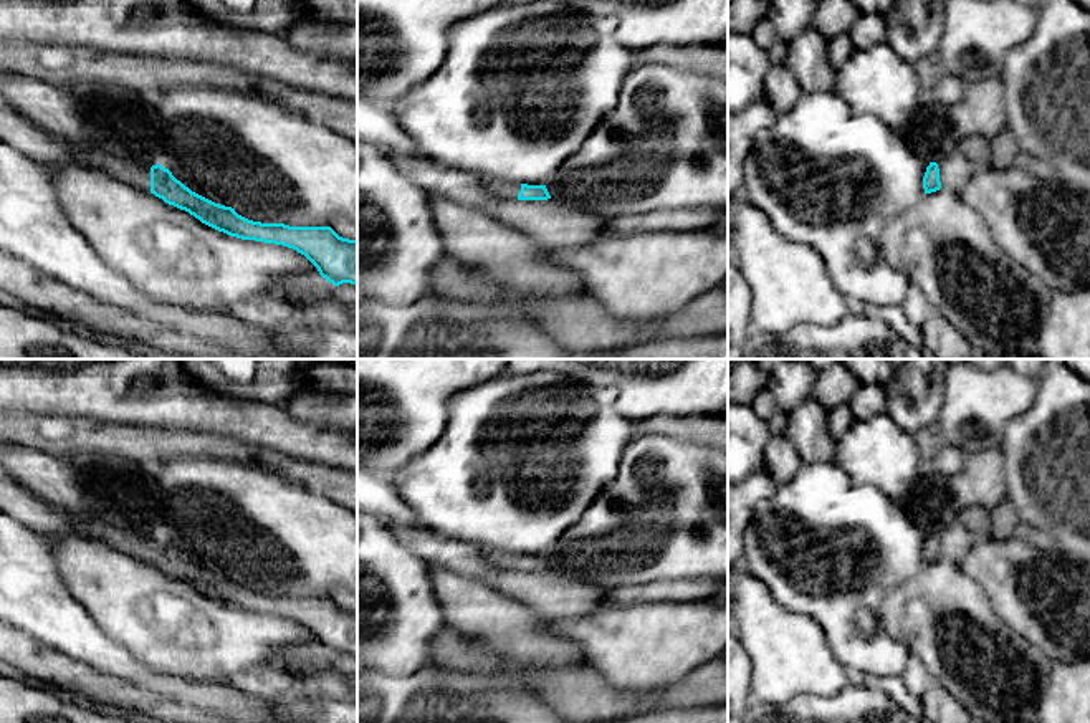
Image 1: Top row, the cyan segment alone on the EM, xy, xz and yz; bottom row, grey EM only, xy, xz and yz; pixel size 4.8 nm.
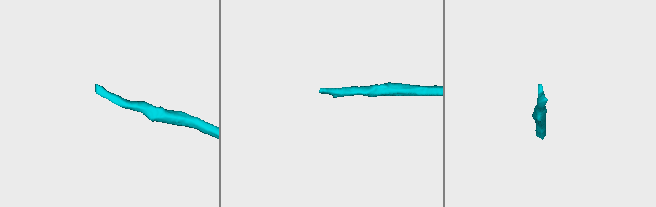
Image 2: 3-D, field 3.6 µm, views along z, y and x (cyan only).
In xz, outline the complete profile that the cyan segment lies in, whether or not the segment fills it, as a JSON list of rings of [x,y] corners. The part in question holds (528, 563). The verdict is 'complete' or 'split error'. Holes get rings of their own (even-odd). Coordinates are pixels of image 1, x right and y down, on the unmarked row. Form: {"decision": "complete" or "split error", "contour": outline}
{"decision": "split error", "contour": [[[483,549],[483,556],[498,569],[513,571],[547,571],[551,569],[546,556],[508,554],[498,549]]]}

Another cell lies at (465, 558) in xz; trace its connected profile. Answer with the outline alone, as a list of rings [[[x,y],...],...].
[[[399,526],[400,543],[428,564],[485,582],[500,569],[483,556],[483,546],[461,538],[443,538],[422,526]]]

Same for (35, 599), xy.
[[[0,510],[0,620],[79,663],[124,678],[151,692],[165,693],[189,706],[225,713],[238,723],[271,723],[271,701],[248,695],[230,683],[192,683],[187,678],[154,672],[141,663],[124,645],[109,639],[73,597],[45,538],[13,520],[3,510]]]

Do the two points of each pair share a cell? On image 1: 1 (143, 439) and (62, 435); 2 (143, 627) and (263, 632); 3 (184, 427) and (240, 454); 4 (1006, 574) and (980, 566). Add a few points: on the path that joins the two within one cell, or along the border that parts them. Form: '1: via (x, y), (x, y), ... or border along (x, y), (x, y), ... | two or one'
1: via (123, 439), (81, 439) | one
2: via (172, 627), (181, 632), (234, 632) | one
3: border along (189, 437), (196, 432), (212, 432), (232, 439) | two
4: via (999, 568), (986, 566) | one

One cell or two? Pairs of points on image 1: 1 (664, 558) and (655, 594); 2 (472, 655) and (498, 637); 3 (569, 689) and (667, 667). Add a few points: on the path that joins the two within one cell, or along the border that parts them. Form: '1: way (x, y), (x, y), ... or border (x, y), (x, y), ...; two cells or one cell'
1: border (697, 578), (621, 586); two cells
2: border (450, 627), (483, 644), (506, 665); two cells
3: border (589, 665), (617, 690), (645, 690); two cells

